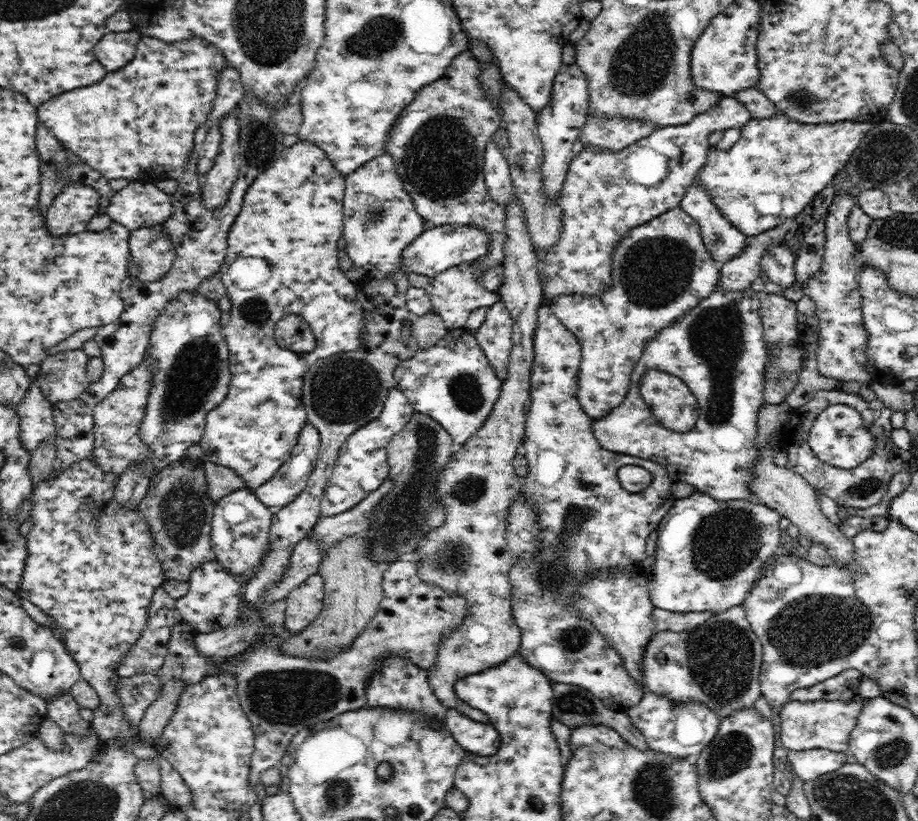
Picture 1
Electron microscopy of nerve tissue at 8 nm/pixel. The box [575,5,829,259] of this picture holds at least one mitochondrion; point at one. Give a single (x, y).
(639, 67)

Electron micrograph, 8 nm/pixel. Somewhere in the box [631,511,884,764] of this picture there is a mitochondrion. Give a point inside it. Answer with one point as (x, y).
(819, 630)

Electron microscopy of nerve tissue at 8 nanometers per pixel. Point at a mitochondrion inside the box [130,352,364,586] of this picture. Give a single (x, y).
(182, 510)

